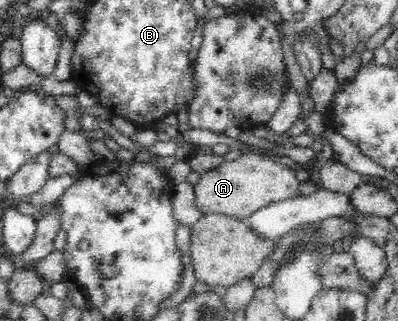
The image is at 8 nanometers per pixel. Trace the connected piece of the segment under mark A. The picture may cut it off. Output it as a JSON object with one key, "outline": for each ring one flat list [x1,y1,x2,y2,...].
{"outline":[[253,152,241,154,233,161,225,160,201,174,194,189,195,204,201,212,227,214,239,220,244,220,266,205,300,196,300,182,293,168]]}

